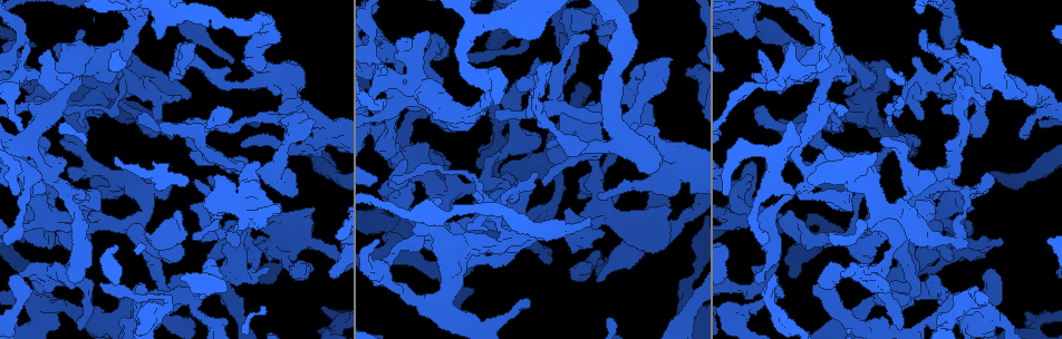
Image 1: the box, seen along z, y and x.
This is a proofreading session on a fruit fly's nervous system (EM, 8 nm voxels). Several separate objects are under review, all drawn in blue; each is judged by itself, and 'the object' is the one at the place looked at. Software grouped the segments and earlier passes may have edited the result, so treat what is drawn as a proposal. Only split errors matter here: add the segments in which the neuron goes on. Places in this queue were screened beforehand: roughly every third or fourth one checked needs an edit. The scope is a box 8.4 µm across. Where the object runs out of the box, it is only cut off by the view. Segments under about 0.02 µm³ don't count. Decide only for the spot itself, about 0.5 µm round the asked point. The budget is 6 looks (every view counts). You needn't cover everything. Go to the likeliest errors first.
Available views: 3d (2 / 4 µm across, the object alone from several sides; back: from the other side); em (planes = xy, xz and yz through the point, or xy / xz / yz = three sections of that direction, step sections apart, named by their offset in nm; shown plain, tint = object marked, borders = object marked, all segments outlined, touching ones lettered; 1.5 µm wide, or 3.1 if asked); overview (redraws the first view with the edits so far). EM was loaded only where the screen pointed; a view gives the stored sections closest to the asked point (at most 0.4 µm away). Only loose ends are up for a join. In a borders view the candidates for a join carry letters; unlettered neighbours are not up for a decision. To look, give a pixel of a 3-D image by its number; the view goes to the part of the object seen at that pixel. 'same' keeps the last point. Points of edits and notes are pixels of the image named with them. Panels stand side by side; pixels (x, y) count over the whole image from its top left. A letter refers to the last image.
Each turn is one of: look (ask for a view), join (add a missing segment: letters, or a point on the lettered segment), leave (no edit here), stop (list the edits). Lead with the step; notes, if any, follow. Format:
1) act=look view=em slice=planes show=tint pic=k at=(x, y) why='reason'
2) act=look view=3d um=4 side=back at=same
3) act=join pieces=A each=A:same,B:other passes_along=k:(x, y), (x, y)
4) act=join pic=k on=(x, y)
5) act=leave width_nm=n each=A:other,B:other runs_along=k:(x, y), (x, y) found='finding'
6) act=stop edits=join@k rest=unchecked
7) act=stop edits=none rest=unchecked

act=look view=3d um=2 pic=1 at=(590, 220) why='branch stops here'

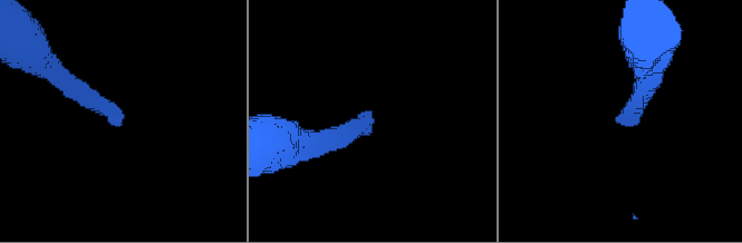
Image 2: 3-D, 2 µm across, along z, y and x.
act=look view=em slice=planes show=borders pic=2 at=(618, 121) why='shape alone is not enough'

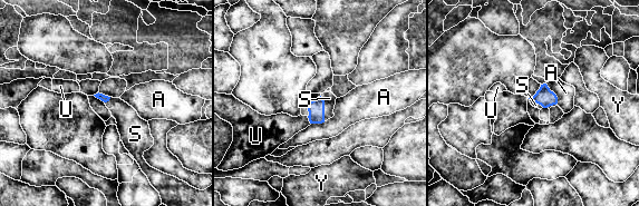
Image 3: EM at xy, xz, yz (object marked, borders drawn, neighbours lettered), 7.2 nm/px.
act=join pieces=S longest_contact=S:190nm each=A:other,S:same,U:other,Y:other found='it goes on there'

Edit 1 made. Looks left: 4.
act=look view=3d um=2 pic=1 at=(960, 39) why='free end'

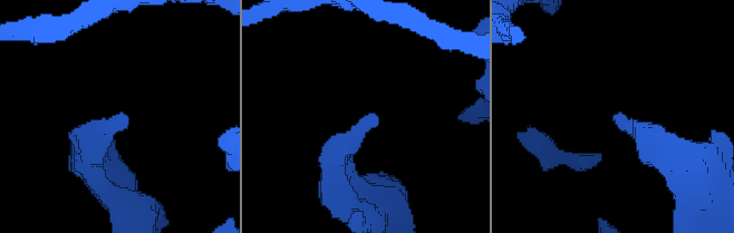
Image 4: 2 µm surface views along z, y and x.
act=look view=em slice=yz step=8 show=borders pic=4 at=(618, 115) why='now the EM'

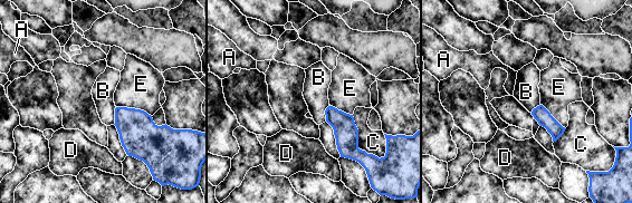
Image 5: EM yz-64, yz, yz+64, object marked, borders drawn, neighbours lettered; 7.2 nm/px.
act=leave each=A:other,B:other,C:other,D:other,E:other border=5:(116, 107), (113, 124) found='none of them fits'

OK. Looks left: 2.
act=stop edits=join@3 rest=unchecked

